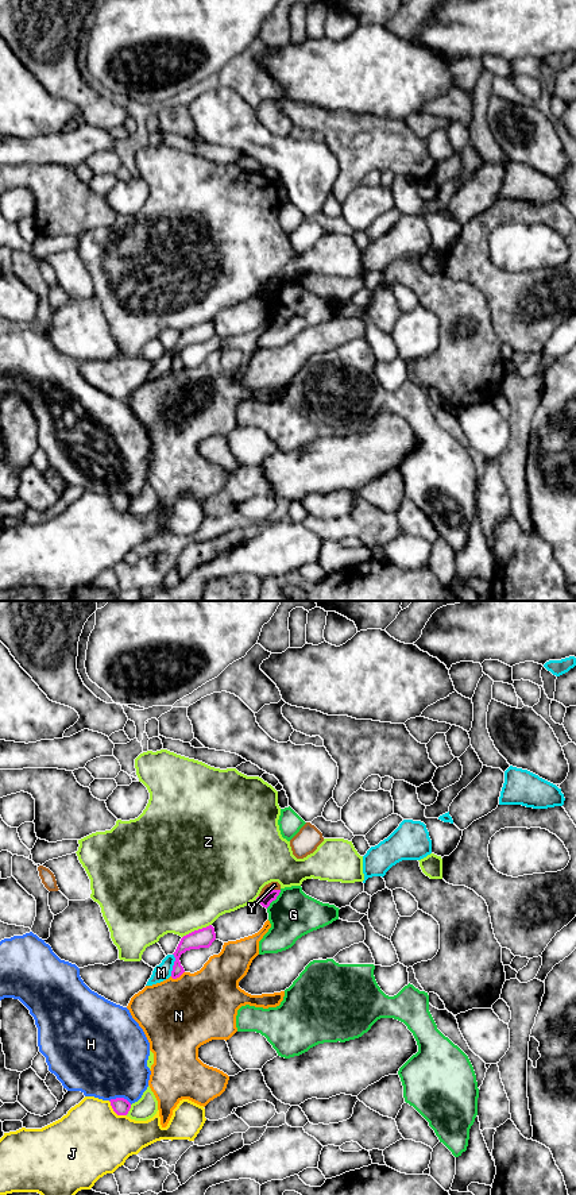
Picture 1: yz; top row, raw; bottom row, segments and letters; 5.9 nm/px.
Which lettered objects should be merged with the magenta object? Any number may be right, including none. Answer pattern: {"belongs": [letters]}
{"belongs": []}

